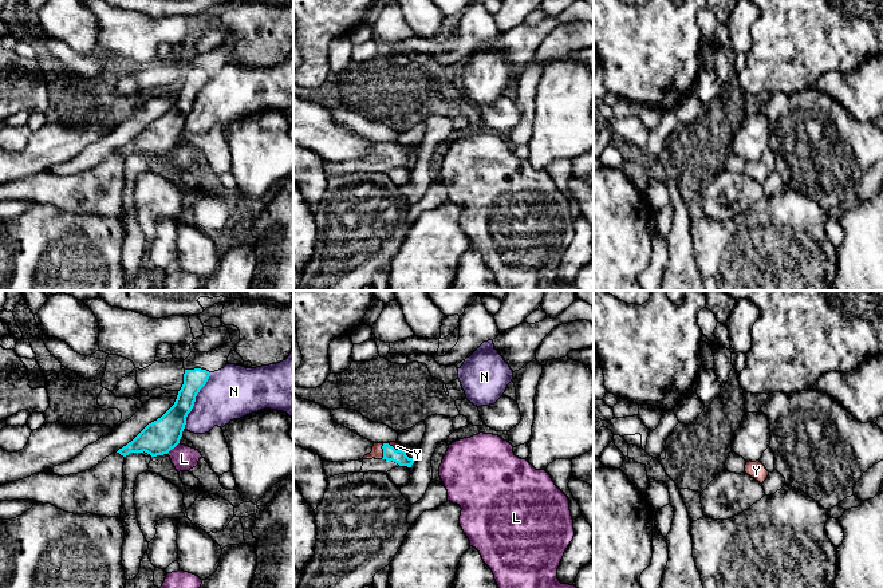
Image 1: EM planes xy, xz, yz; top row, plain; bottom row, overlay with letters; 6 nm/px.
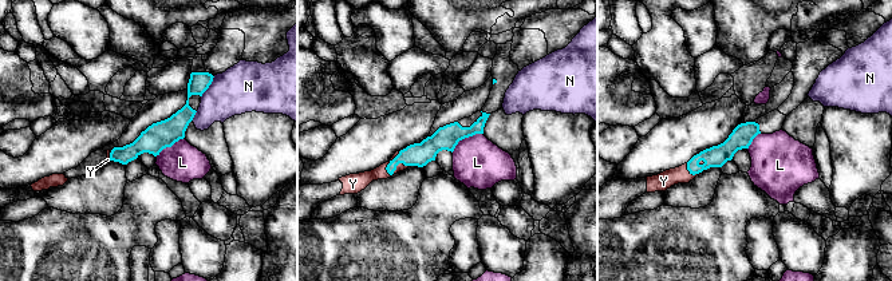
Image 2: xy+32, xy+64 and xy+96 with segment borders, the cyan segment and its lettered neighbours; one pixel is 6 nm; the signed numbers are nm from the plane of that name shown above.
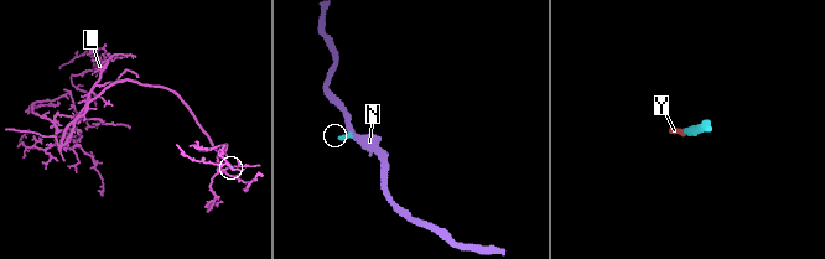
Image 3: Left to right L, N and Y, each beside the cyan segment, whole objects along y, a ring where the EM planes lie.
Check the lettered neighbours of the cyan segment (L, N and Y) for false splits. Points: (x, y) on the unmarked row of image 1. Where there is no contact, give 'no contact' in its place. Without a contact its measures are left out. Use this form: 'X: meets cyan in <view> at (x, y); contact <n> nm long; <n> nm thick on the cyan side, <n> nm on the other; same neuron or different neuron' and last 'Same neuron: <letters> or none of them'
L: meets cyan in xy at (172, 148); contact 100 nm long; 200 nm thick on the cyan side, 150 nm on the other; different neuron
N: meets cyan in xy at (194, 101); contact 380 nm long; 190 nm thick on the cyan side, 320 nm on the other; different neuron
Y: meets cyan in xz at (383, 152); contact 100 nm long; 90 nm thick on the cyan side, 70 nm on the other; same neuron
Same neuron: Y

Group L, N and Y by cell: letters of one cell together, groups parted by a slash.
L / N / Y

